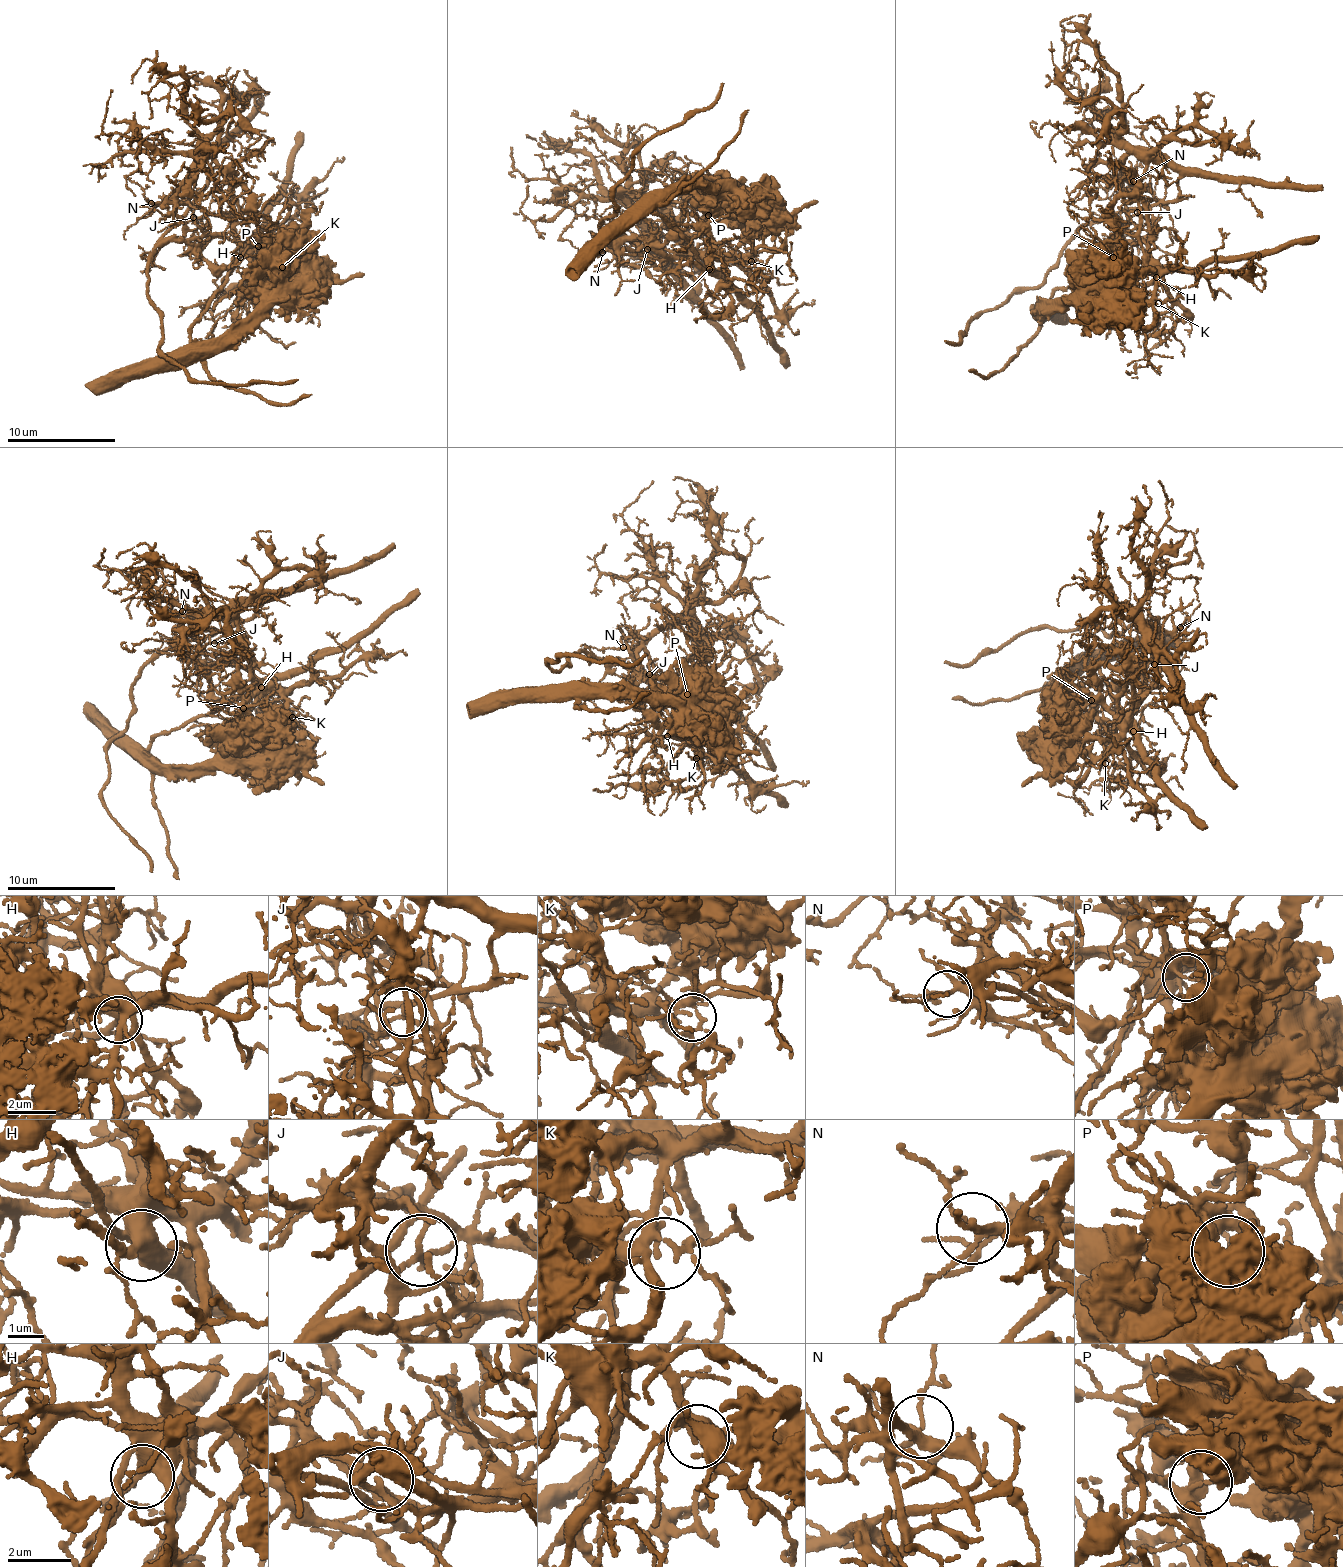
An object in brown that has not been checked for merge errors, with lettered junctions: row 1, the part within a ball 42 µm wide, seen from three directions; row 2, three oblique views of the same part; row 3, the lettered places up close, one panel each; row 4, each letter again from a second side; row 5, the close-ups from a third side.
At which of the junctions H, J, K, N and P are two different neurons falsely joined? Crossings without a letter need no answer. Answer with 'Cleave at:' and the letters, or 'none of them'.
Cleave at: J, P

